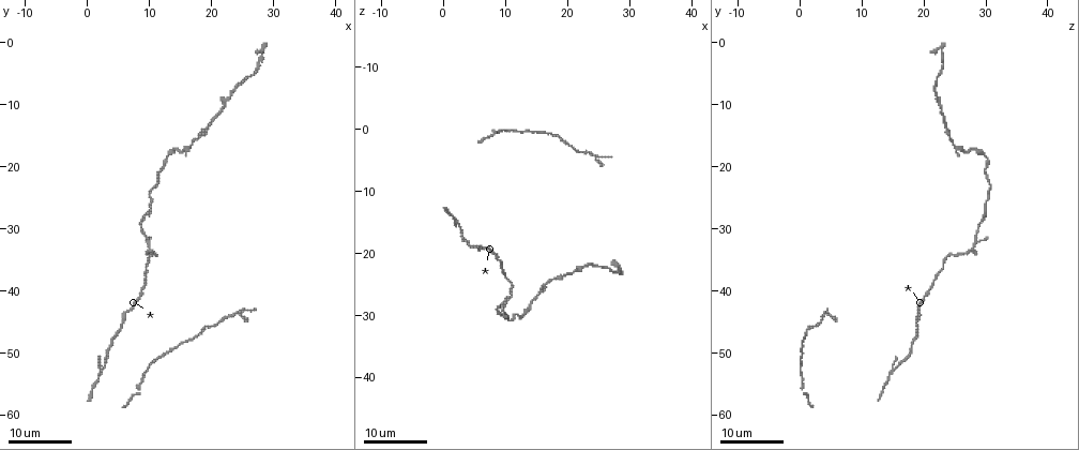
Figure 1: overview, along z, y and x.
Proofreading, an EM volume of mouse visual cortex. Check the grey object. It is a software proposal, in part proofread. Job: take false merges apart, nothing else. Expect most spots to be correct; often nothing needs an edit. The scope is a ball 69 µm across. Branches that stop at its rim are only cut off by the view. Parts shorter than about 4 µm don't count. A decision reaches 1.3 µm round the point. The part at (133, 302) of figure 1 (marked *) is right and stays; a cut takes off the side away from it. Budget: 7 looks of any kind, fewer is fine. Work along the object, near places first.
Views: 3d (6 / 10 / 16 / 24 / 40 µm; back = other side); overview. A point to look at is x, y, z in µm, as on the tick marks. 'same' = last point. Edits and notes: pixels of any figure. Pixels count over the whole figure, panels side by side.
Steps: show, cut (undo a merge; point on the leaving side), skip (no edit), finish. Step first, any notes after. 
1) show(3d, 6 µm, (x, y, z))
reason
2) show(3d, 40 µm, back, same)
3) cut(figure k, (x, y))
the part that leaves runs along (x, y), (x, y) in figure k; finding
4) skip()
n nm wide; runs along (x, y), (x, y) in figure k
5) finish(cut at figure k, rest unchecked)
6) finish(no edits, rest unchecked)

show(3d, 16 µm, (10.0, 32.5, 28.5))
thin arm on a thick one

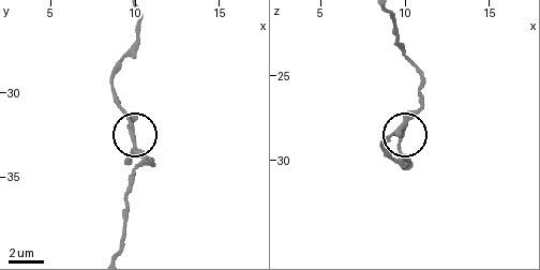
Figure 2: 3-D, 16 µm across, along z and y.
show(3d, 10 µm, same)
zoom in

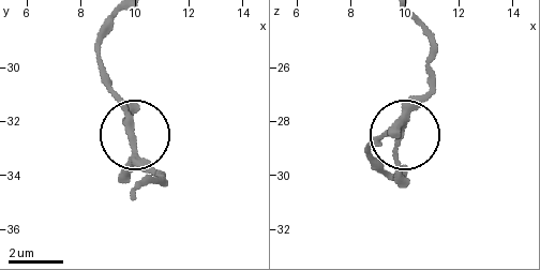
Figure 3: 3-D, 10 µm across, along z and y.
skip()
4 arms; all the same cell

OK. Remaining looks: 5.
show(3d, 24 µm, (24.5, 43.5, 4.5))
three-way junction

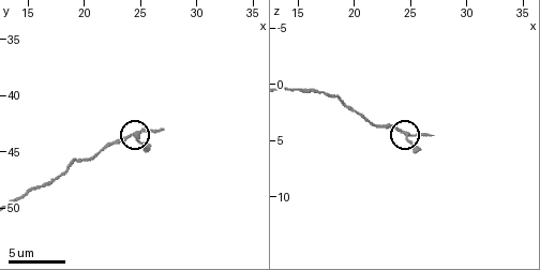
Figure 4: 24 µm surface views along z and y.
show(3d, 6 µm, (24.8, 43.6, 4.6))

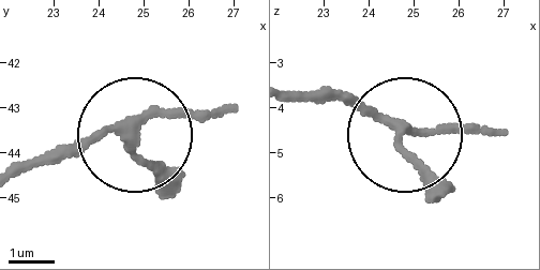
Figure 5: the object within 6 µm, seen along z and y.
skip()
runs along (20, 175), (170, 114), (236, 106) in figure 5; one cell here

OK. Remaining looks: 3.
show(3d, 16 µm, (19.0, 13.5, 24.0))
thick turns thin

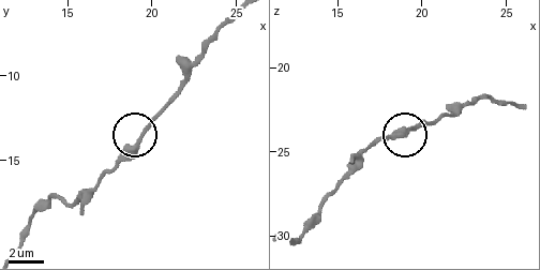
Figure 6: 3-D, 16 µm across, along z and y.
show(3d, 6 µm, (19.2, 13.7, 23.6))

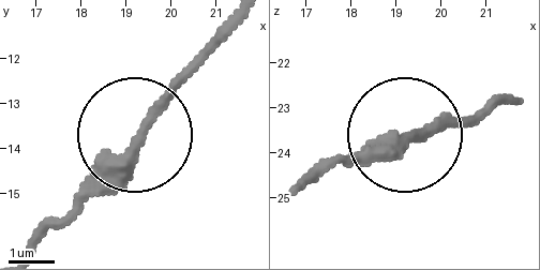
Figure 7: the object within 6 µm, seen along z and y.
skip()
one cell here

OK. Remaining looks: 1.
finish(no edits, rest unchecked)

